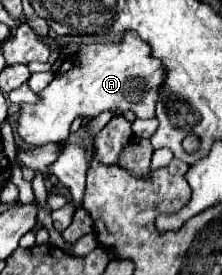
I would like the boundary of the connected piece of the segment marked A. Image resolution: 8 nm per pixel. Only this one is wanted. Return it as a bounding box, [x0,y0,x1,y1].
[18,32,164,146]

